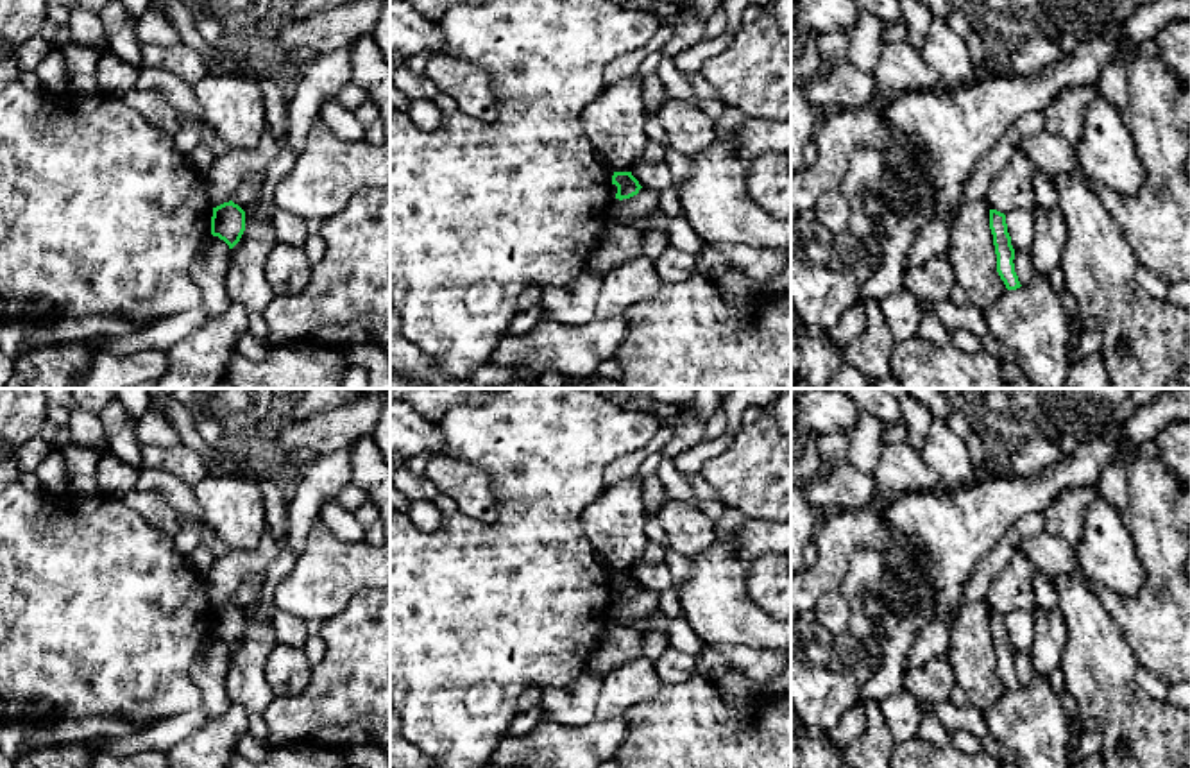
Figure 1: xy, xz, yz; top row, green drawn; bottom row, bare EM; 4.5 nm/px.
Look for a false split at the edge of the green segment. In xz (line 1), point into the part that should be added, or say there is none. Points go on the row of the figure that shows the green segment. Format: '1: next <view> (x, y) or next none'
1: next none

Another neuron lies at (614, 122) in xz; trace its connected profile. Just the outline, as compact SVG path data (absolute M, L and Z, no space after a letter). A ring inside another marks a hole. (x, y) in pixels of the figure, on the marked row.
M642 77L623 79L582 111L583 132L601 161L614 172L628 172L644 156L646 107L642 102Z

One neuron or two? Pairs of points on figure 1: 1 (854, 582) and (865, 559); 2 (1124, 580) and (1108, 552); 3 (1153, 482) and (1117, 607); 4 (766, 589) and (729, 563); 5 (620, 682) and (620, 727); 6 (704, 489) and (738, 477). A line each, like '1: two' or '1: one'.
1: one
2: one
3: one
4: two
5: two
6: two

